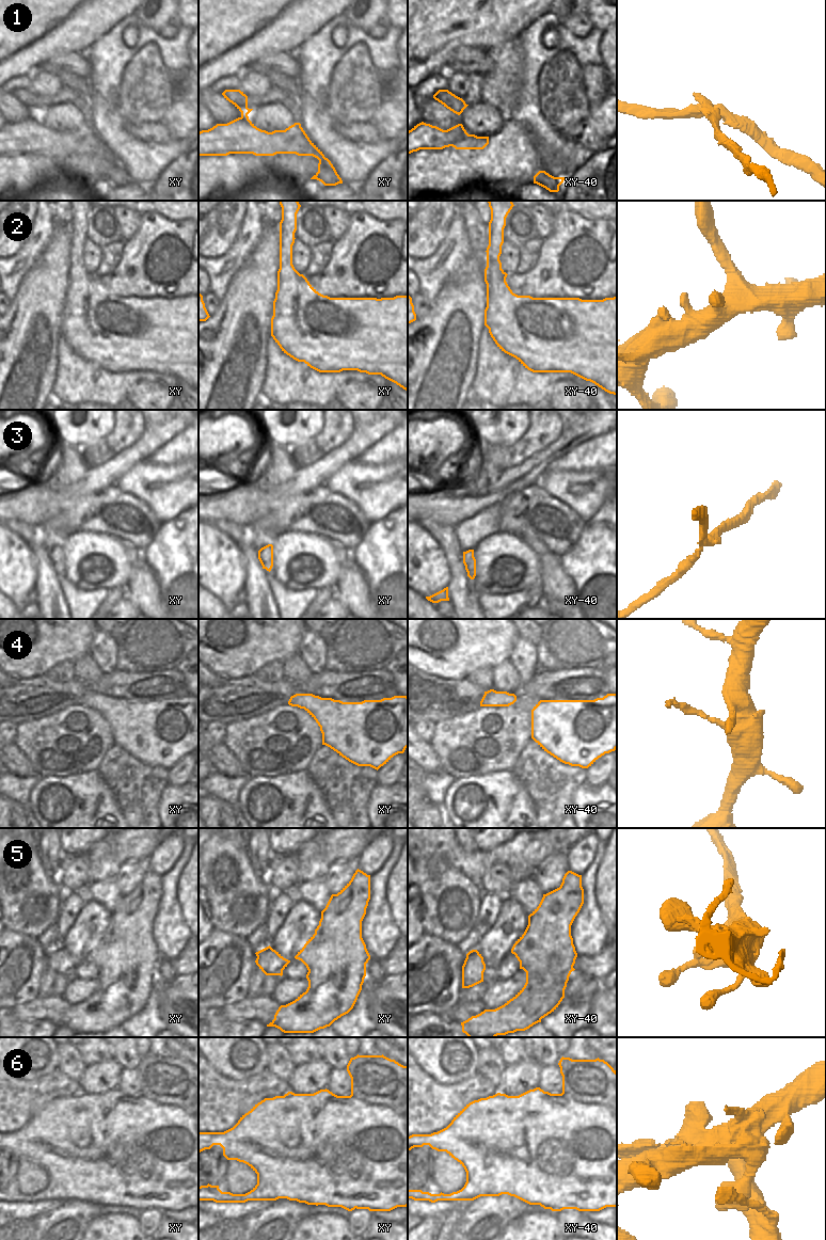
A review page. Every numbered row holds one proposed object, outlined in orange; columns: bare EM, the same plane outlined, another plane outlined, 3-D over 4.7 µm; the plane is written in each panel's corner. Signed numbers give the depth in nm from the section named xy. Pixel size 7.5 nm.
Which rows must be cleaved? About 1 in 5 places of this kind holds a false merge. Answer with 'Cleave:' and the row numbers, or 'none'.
Cleave: 1, 6

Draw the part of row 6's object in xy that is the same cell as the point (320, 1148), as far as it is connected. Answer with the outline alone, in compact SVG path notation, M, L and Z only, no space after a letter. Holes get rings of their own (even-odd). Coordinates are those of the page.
M356 1055L351 1058L347 1071L351 1078L351 1095L337 1096L329 1090L320 1090L314 1094L295 1094L288 1092L284 1096L265 1098L242 1115L238 1123L224 1132L198 1132L198 1152L210 1149L213 1145L223 1148L223 1156L227 1160L237 1160L248 1164L257 1174L257 1185L245 1194L222 1192L219 1186L198 1187L198 1201L213 1201L216 1203L245 1203L248 1201L276 1201L287 1198L307 1205L325 1205L341 1207L352 1211L358 1207L366 1207L369 1211L391 1211L397 1207L408 1206L408 1066L403 1066L382 1055Z

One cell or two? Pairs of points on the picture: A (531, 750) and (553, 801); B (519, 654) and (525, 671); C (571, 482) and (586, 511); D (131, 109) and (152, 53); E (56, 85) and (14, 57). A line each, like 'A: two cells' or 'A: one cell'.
A: one cell
B: one cell
C: one cell
D: one cell
E: two cells

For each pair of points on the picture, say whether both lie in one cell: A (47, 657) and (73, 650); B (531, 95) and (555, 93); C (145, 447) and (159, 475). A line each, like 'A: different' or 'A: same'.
A: same
B: different
C: different

